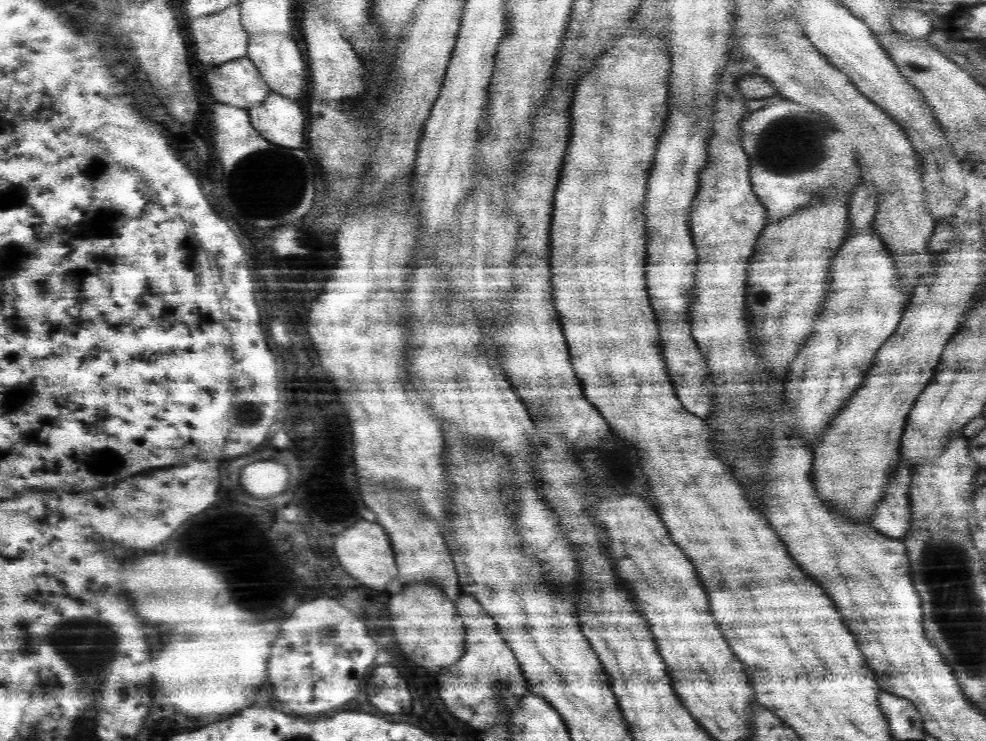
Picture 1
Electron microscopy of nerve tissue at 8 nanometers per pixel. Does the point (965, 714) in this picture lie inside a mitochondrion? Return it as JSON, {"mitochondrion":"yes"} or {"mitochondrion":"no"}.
{"mitochondrion":"no"}

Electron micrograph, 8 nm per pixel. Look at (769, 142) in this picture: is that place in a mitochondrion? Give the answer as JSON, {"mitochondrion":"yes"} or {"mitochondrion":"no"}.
{"mitochondrion":"yes"}

